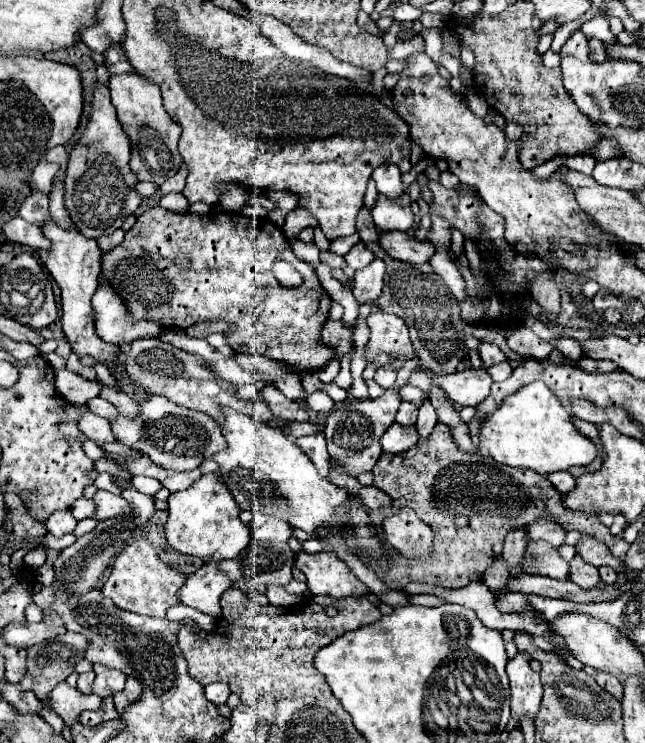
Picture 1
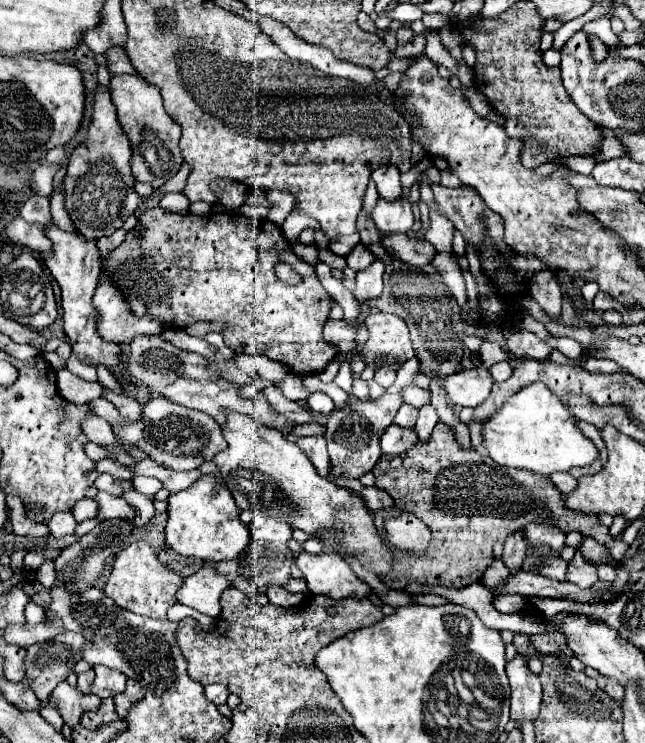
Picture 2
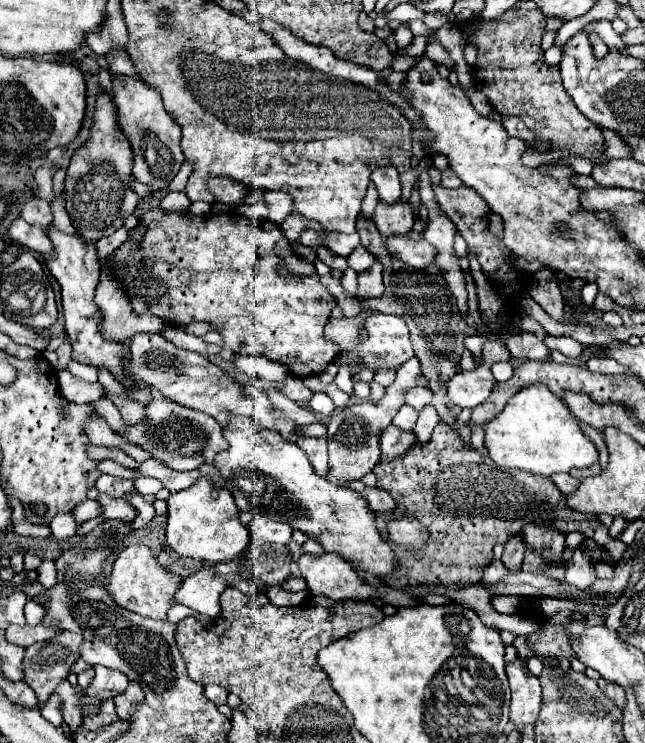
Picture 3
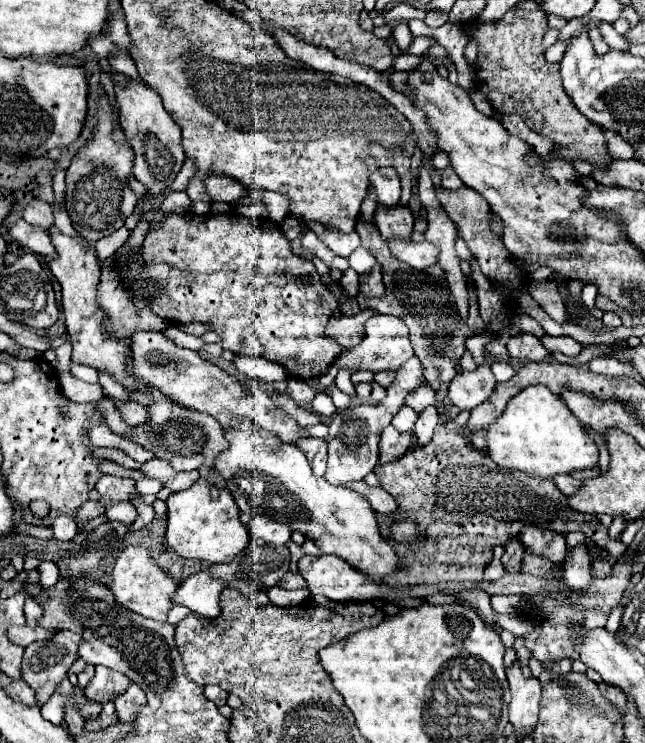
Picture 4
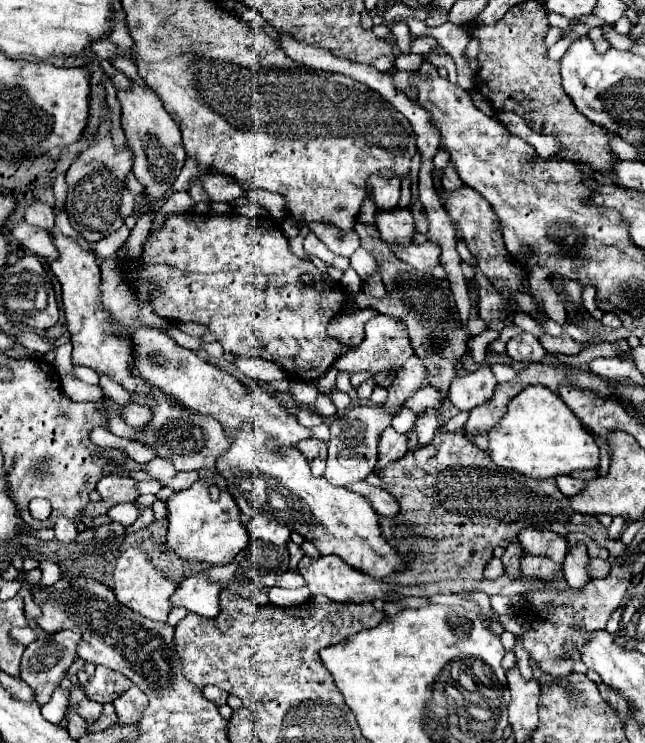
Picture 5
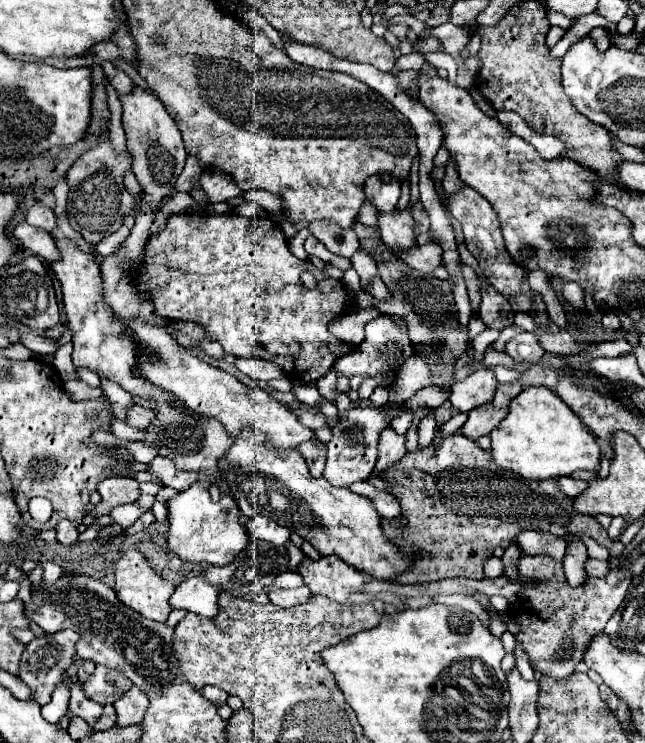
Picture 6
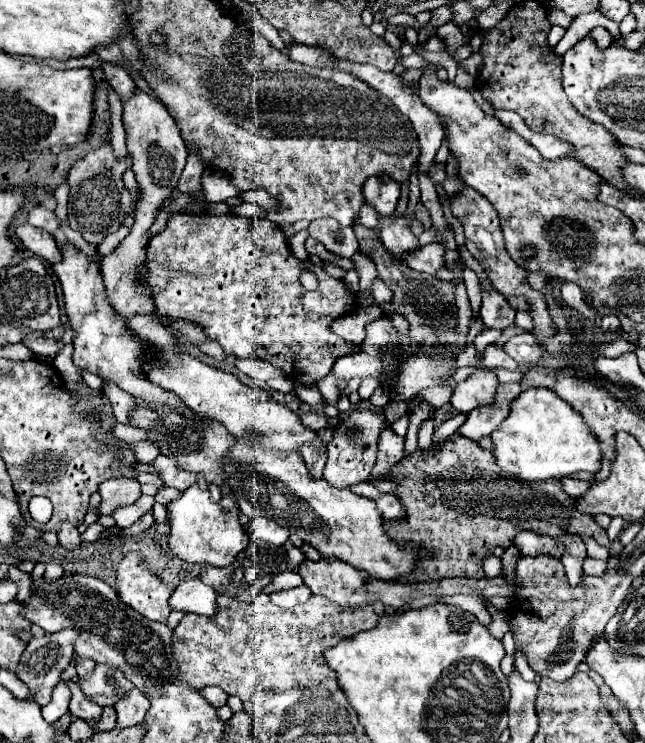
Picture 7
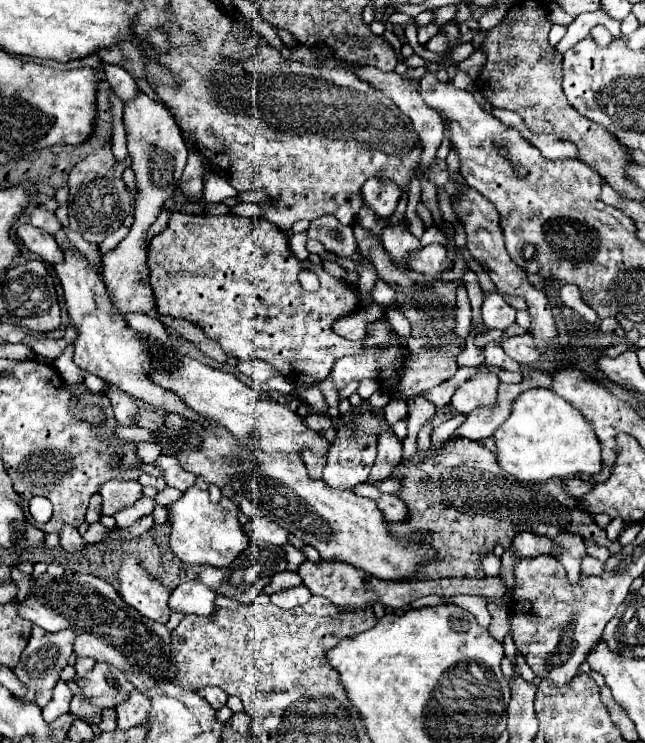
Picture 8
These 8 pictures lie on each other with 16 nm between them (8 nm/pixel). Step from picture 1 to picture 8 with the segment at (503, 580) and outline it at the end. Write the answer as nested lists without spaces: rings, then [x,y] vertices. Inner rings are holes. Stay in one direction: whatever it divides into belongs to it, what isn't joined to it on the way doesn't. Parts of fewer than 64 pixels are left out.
[[[484,552],[482,554],[482,568],[484,568],[486,576],[498,576],[498,572],[500,572],[500,558],[494,556],[492,552]]]

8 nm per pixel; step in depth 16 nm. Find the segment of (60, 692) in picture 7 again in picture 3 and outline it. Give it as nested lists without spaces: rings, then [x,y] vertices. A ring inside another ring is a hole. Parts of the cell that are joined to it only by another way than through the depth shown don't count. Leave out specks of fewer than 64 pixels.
[[[52,694],[52,698],[40,708],[40,712],[54,726],[62,726],[62,722],[64,722],[62,720],[62,700],[60,700],[58,694]]]

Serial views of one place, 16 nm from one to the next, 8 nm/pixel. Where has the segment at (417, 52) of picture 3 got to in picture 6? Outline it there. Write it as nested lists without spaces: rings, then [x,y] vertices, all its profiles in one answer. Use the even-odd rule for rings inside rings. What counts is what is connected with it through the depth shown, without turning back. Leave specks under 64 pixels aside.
[[[428,36],[424,40],[418,40],[412,48],[414,48],[414,52],[438,52],[438,50],[442,50],[442,44],[438,38]]]

